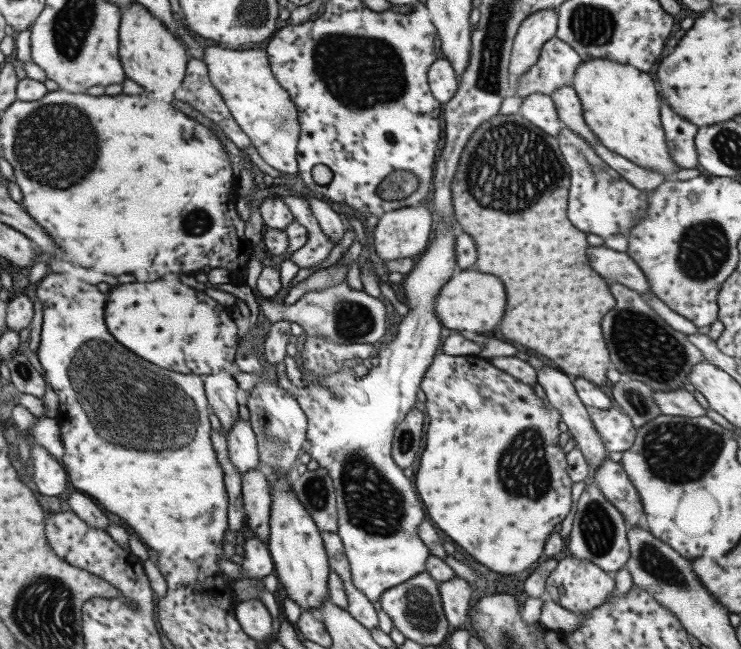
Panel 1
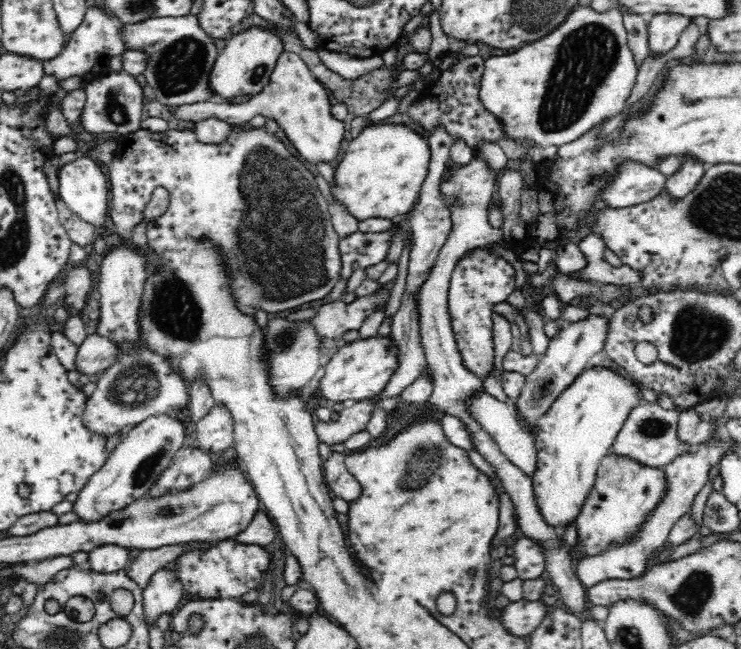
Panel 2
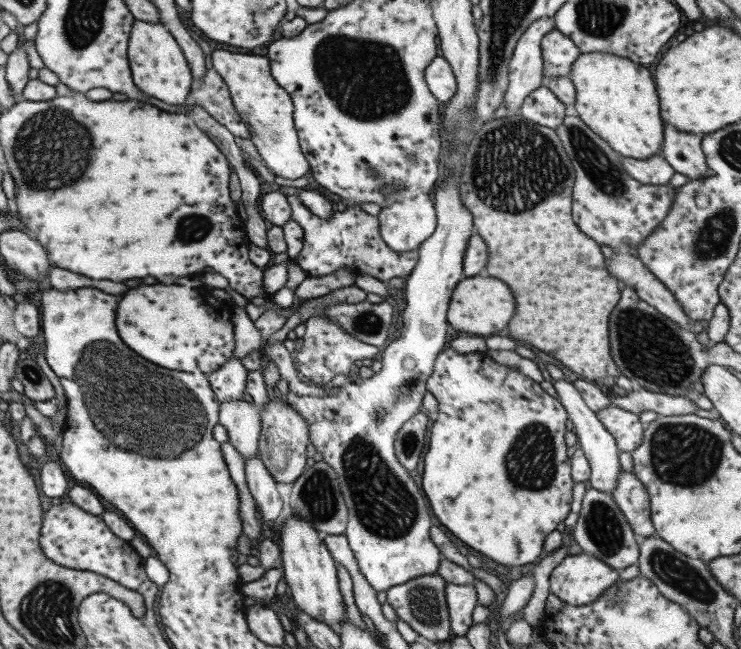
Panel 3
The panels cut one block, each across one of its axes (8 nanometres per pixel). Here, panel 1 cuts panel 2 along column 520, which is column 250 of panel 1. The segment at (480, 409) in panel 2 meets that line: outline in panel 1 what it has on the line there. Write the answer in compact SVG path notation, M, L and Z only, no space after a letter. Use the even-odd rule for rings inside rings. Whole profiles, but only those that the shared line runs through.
M236 417L236 421L225 434L227 444L227 459L239 475L256 468L258 450L256 436L250 427L249 421Z

